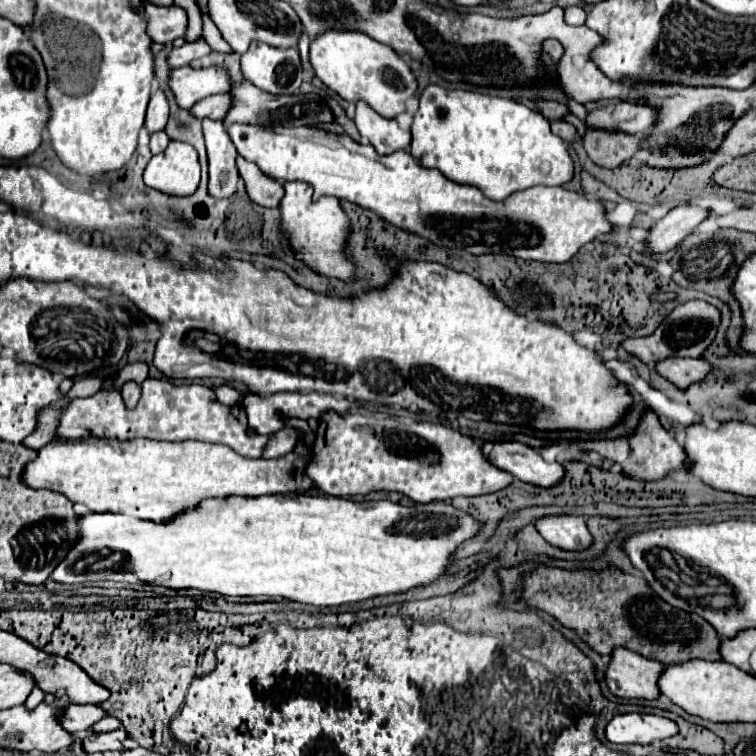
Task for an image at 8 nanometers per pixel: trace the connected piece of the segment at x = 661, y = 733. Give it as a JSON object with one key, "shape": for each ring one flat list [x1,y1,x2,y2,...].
{"shape":[[618,714,606,726,608,742,616,744,650,744,652,740,662,740,674,736,678,726,656,714]]}

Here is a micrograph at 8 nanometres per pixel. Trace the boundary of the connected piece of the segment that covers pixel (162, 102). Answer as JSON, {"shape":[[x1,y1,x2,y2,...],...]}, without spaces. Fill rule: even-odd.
{"shape":[[156,90,150,98,148,104,148,114,146,114,146,128,148,132,156,132,160,128,166,126,168,120,168,98,164,94,164,90]]}

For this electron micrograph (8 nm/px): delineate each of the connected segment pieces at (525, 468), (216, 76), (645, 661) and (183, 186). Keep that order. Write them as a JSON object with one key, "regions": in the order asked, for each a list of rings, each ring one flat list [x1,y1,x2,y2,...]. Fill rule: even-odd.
{"regions":[[[510,440,510,442,492,442,492,450,486,452,486,444,482,444,484,456,498,468,510,472,514,478,538,486,554,486,554,482,562,480,562,466,558,462,546,462,534,448]],[[182,66,172,70,170,88,178,100,178,106,192,108,206,96,230,92,232,80,228,68,222,66,202,66,198,70,192,66]],[[616,648,610,654,606,668,608,688,620,698,658,698,658,674,662,664,640,654,634,654,626,648]],[[172,140,168,148,152,156,144,170,146,186,174,196,190,196,200,182,200,162,194,146]]]}

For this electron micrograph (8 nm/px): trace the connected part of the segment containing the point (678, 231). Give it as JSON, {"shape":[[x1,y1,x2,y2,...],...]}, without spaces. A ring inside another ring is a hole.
{"shape":[[686,204,670,210,660,222,650,228,646,252,668,252,678,246,702,220,710,214,708,208,698,204]]}

